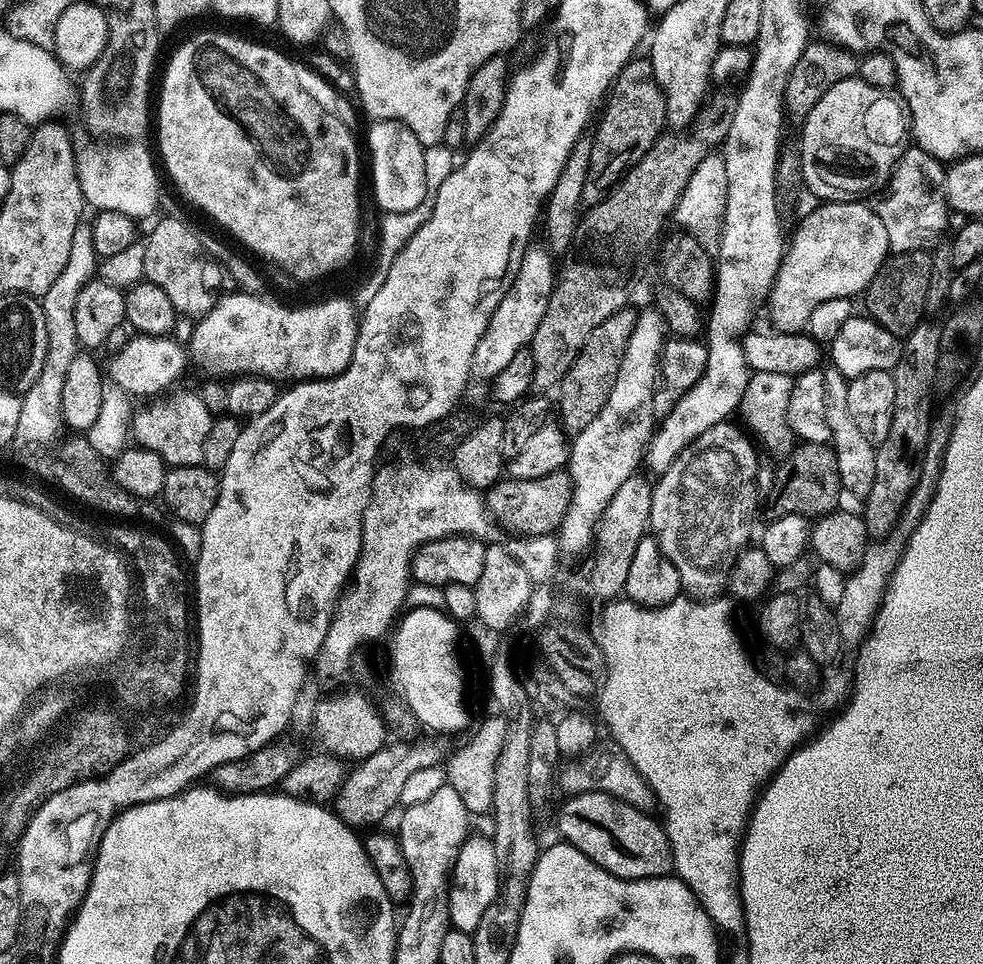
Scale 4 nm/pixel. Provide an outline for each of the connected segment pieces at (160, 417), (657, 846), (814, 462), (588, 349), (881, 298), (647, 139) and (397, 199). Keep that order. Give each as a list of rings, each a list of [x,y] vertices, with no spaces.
[[[169,391],[159,398],[153,399],[144,409],[133,411],[130,436],[134,440],[142,440],[145,445],[154,446],[164,463],[168,466],[188,467],[203,465],[204,443],[210,434],[214,414],[207,409],[199,391]]]
[[[599,790],[567,797],[556,824],[565,841],[586,854],[600,868],[623,880],[645,880],[665,875],[670,864],[666,833],[648,817],[643,808],[635,808]]]
[[[797,443],[775,469],[775,484],[770,493],[768,516],[775,518],[791,512],[805,518],[817,518],[833,511],[840,498],[840,479],[836,454],[828,444]]]
[[[623,306],[616,313],[599,323],[588,334],[582,350],[575,356],[570,370],[566,372],[558,385],[558,417],[561,427],[567,433],[581,432],[594,420],[598,410],[605,404],[609,390],[613,386],[618,366],[625,354],[626,342],[633,332],[637,313],[630,306]]]
[[[917,250],[915,252],[898,252],[889,255],[884,265],[878,270],[878,274],[868,283],[866,291],[863,293],[862,301],[868,307],[867,315],[871,320],[880,324],[896,338],[907,337],[908,333],[915,328],[922,320],[920,315],[926,310],[927,286],[930,282],[931,258],[927,251]]]
[[[633,58],[622,66],[606,93],[603,108],[604,113],[596,124],[596,141],[592,148],[587,149],[588,180],[584,183],[584,194],[588,198],[603,197],[610,188],[607,180],[615,181],[639,162],[659,139],[665,127],[664,91],[655,81],[654,70],[648,58]]]
[[[377,120],[369,123],[368,128],[368,148],[372,151],[372,196],[376,199],[376,204],[381,208],[381,213],[415,213],[415,208],[419,206],[423,200],[426,200],[426,166],[424,165],[424,149],[425,145],[418,142],[418,138],[404,124],[399,124],[396,120]]]

